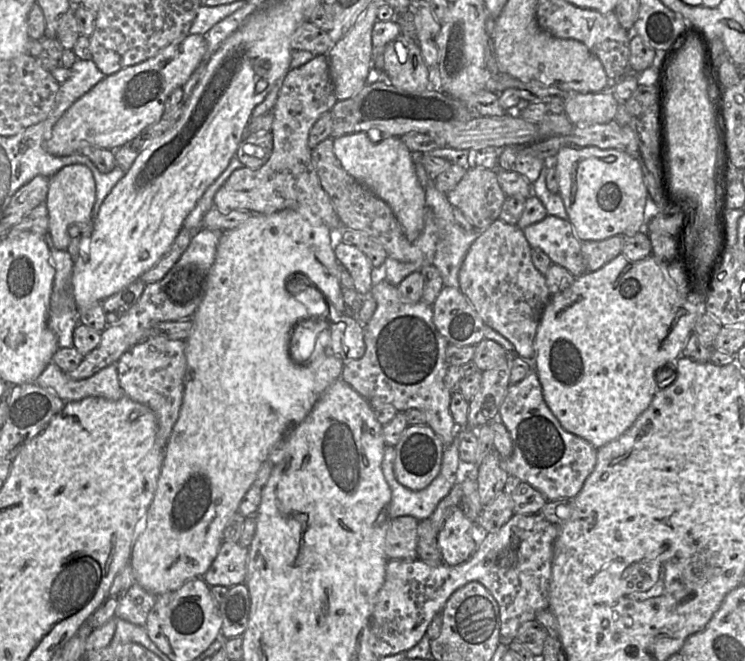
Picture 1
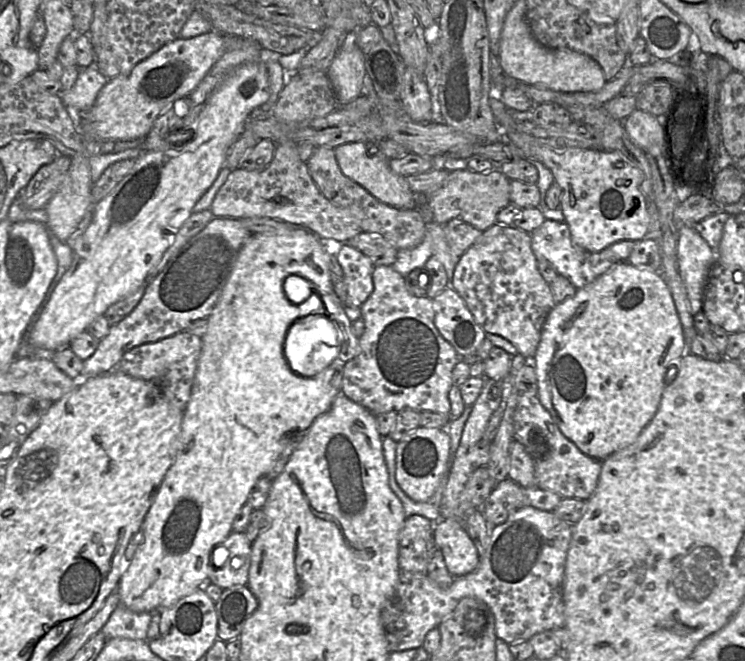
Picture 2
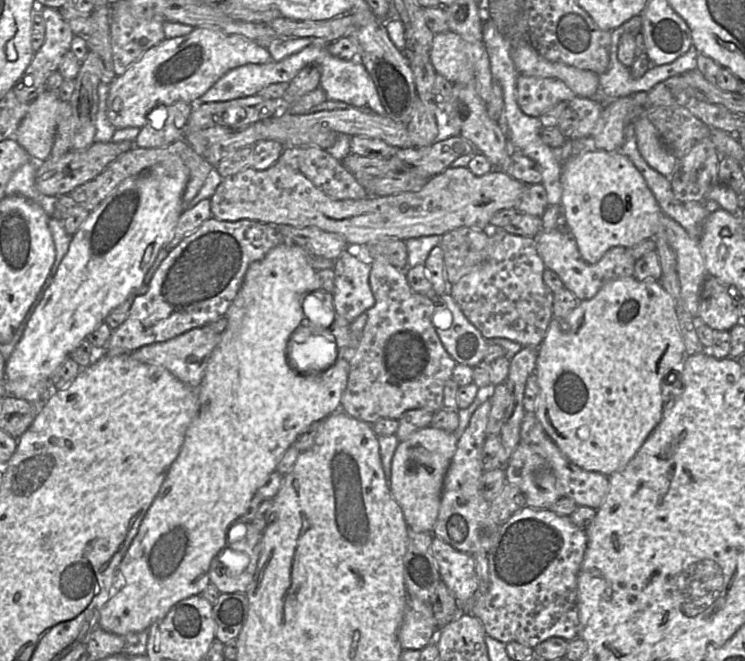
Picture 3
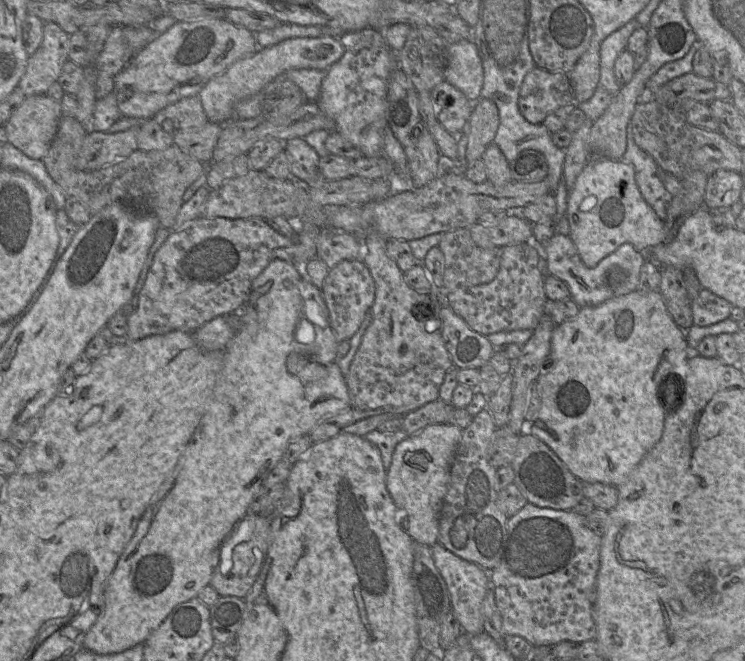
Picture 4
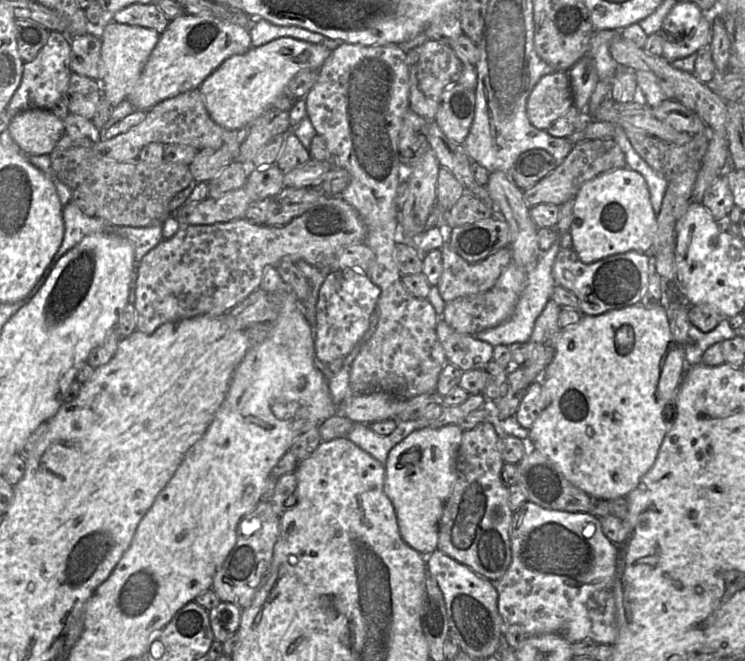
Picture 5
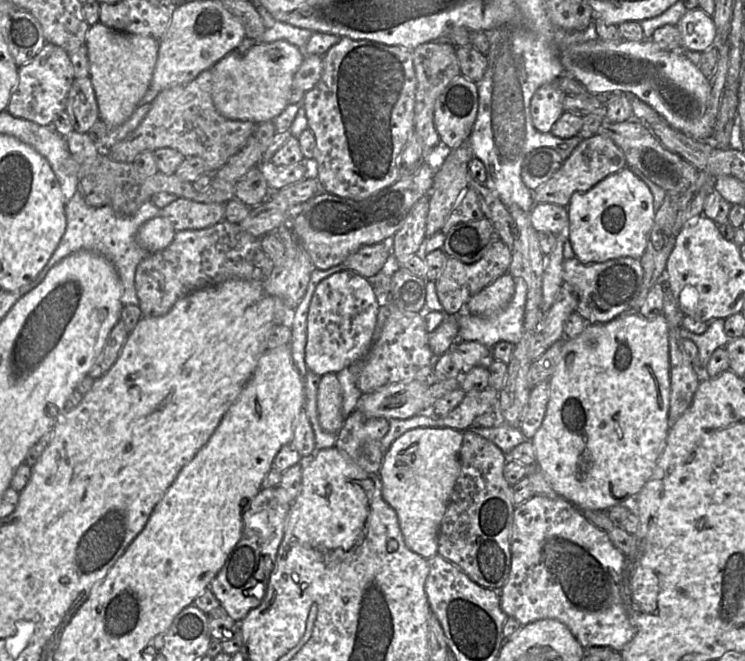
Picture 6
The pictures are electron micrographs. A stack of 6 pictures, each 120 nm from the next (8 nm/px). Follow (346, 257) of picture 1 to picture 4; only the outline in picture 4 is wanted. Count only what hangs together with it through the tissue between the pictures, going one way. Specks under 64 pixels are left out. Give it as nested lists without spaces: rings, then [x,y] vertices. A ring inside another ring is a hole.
[[[361,259],[343,260],[328,270],[321,292],[327,308],[327,320],[337,341],[350,340],[375,300],[375,283],[369,269]]]

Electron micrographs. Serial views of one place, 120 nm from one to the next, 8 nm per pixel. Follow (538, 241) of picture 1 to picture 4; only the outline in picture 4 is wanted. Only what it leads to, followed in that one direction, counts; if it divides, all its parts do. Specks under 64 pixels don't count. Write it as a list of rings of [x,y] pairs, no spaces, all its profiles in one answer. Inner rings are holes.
[[[555,233],[545,244],[541,245],[544,249],[544,270],[566,284],[570,298],[579,308],[594,307],[638,289],[640,269],[645,262],[645,256],[632,244],[622,244],[594,268],[588,268],[583,264],[569,235]]]

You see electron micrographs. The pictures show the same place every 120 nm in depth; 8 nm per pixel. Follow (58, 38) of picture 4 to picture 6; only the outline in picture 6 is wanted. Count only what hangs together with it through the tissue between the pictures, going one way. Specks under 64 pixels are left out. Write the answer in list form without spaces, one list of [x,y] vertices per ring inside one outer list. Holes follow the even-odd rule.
[[[45,42],[30,62],[18,68],[18,83],[6,110],[16,118],[30,120],[40,126],[52,125],[57,115],[66,109],[67,95],[73,80],[68,53],[55,44]]]

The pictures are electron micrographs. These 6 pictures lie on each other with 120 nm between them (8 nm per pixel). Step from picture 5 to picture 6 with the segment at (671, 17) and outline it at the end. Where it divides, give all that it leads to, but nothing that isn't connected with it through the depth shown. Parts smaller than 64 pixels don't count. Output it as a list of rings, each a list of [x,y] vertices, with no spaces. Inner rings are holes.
[[[700,7],[687,9],[676,25],[684,50],[703,52],[717,43],[717,30],[712,17]]]

